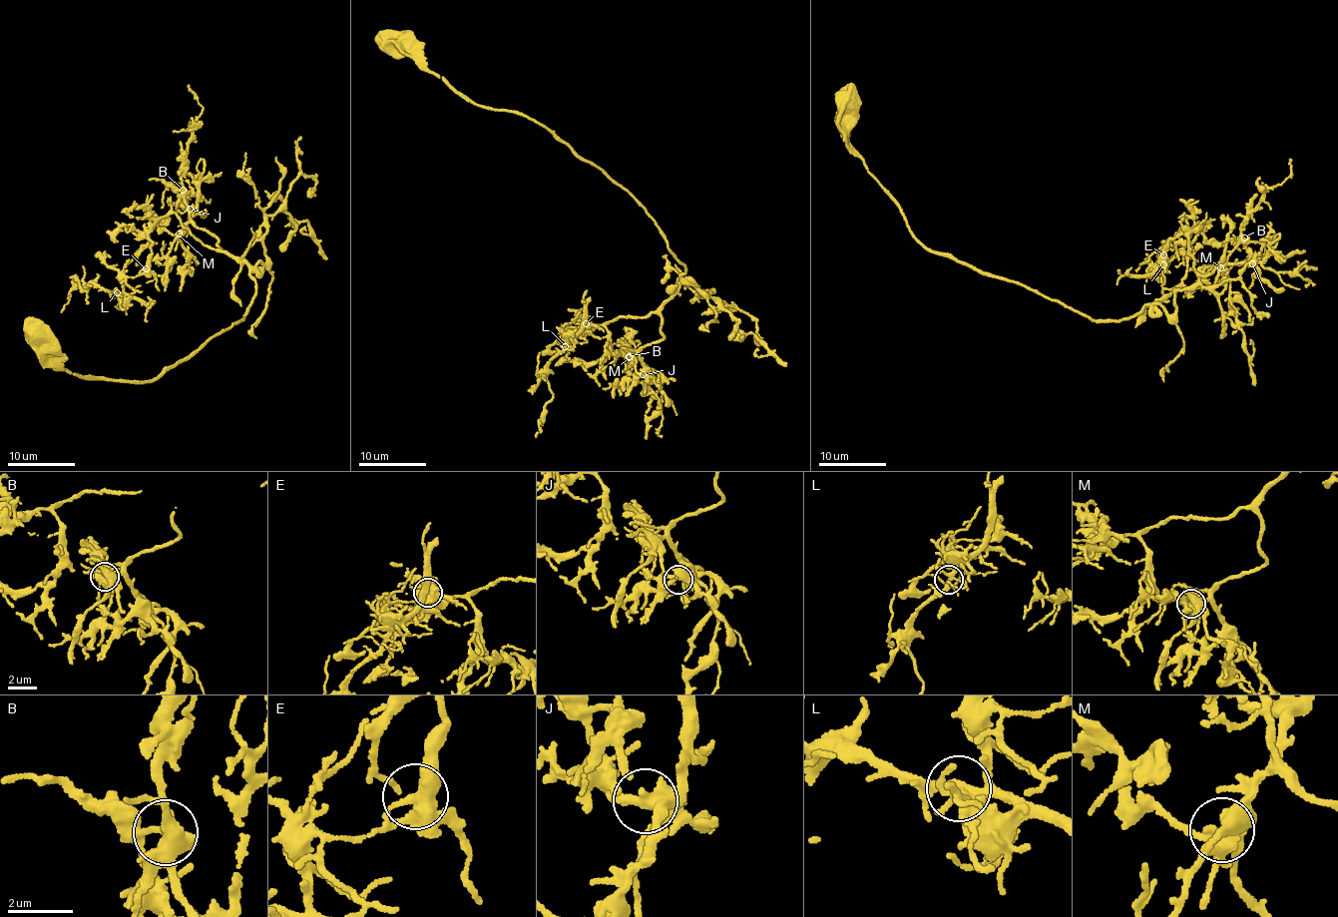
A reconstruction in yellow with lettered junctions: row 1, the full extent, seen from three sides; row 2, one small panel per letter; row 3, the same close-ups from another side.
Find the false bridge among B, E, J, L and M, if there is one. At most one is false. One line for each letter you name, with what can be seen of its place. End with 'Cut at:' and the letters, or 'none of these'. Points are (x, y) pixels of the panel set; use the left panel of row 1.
E: Place: (146, 268)
Cut at: E

